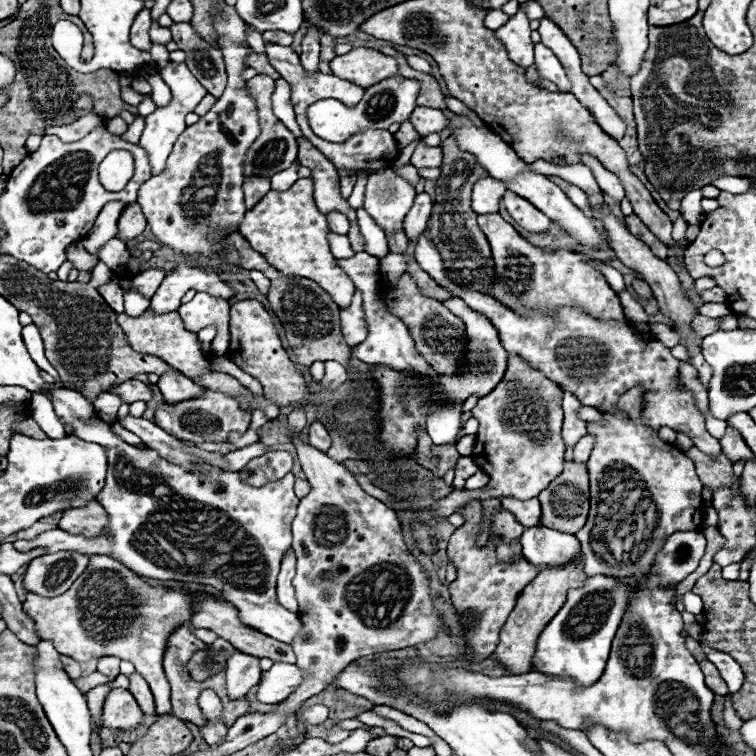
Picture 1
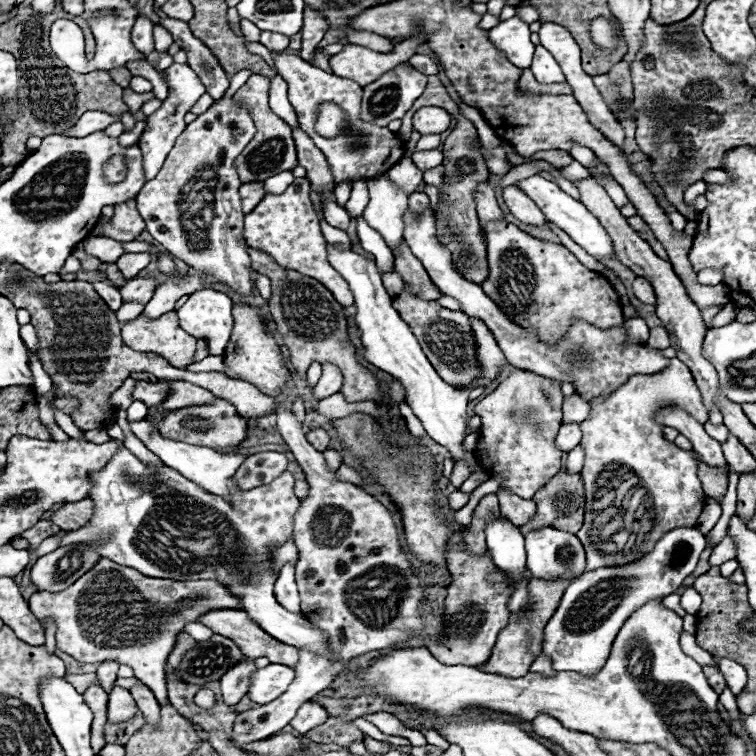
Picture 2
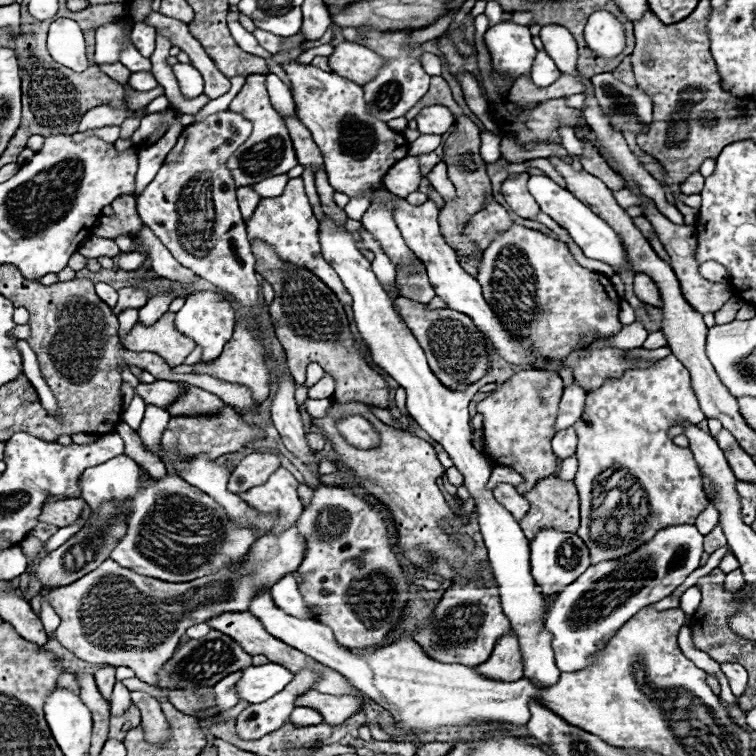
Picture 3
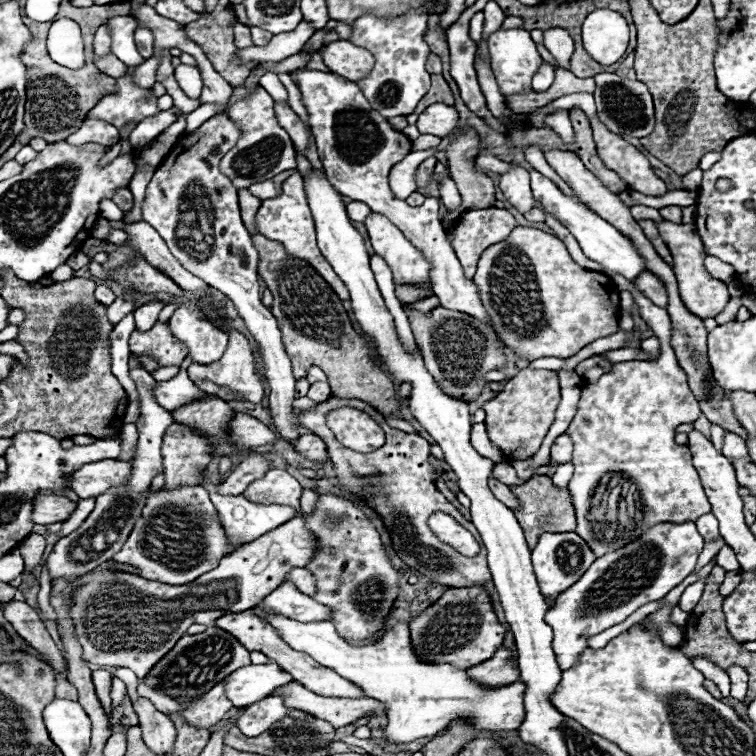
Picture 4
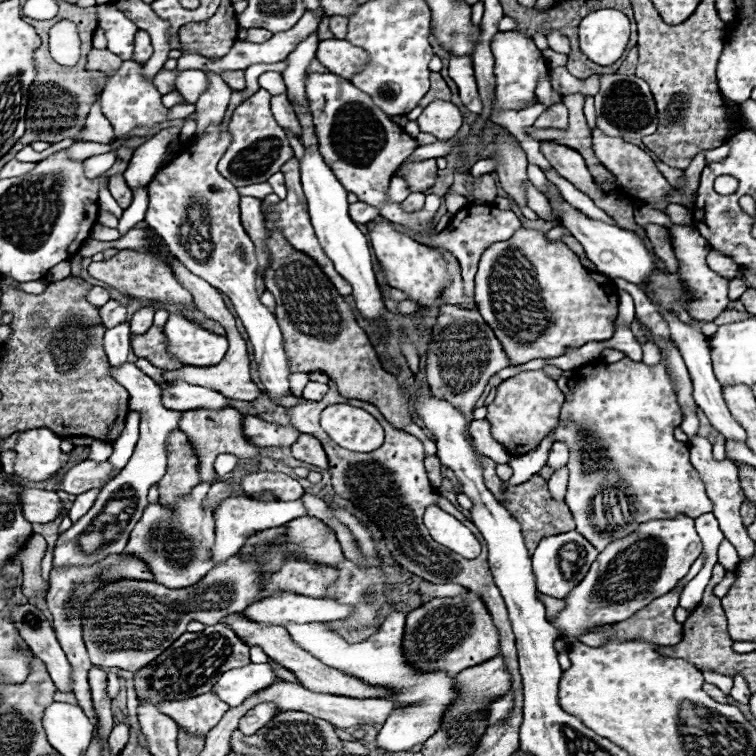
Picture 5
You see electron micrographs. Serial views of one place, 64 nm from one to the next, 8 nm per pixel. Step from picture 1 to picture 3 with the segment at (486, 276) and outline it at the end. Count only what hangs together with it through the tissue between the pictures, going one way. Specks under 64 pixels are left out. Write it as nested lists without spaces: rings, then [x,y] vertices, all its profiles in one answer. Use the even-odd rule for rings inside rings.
[[[432,76],[432,82],[430,82],[430,90],[410,109],[405,115],[405,118],[409,122],[419,114],[422,108],[431,105],[443,105],[448,106],[456,118],[456,126],[454,130],[450,132],[450,138],[446,140],[444,144],[444,162],[448,166],[448,178],[450,182],[454,184],[456,188],[456,198],[450,200],[450,202],[444,202],[444,206],[440,208],[440,216],[438,216],[438,222],[440,222],[440,232],[444,234],[444,240],[456,250],[458,254],[458,262],[462,264],[462,268],[476,278],[478,274],[478,266],[480,266],[480,260],[482,260],[482,250],[476,250],[476,246],[472,244],[472,240],[464,234],[464,226],[472,220],[472,214],[476,214],[480,208],[484,208],[484,198],[486,194],[492,192],[490,188],[490,180],[488,180],[488,174],[486,174],[486,164],[480,156],[480,130],[478,126],[468,118],[464,116],[462,108],[454,102],[452,98],[452,92],[448,88],[448,84],[440,78],[440,76]],[[474,246],[474,248],[472,248]],[[470,248],[470,250],[468,250]],[[474,250],[474,256],[472,258],[466,258],[462,254],[470,254]]]

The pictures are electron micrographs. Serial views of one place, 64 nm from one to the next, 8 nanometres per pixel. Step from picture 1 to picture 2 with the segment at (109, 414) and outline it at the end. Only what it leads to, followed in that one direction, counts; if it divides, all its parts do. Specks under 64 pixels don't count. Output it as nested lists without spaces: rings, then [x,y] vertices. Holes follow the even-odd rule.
[[[128,378],[128,380],[122,384],[122,388],[116,390],[116,392],[112,394],[112,398],[110,398],[110,402],[112,402],[112,410],[116,410],[116,408],[124,408],[124,410],[126,410],[126,408],[132,404],[130,392],[132,392],[132,388],[134,388],[134,382],[136,382],[136,380]]]

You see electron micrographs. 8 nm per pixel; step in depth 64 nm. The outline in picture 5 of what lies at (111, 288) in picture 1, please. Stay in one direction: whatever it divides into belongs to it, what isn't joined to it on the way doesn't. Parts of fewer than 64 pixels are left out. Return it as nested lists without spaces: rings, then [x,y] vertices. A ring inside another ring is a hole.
[[[94,286],[88,296],[88,302],[92,302],[94,306],[104,306],[104,302],[108,302],[108,300],[110,300],[109,291],[100,286]]]

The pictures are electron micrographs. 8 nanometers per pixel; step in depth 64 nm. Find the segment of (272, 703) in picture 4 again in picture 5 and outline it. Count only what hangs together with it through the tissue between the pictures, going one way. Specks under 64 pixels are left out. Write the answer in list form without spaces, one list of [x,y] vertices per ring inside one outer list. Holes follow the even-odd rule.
[[[260,704],[260,706],[254,706],[252,710],[248,710],[248,714],[244,714],[244,718],[240,718],[240,730],[246,734],[246,736],[252,736],[256,734],[260,728],[264,728],[274,716],[278,716],[282,710],[278,710],[276,706],[270,704]]]

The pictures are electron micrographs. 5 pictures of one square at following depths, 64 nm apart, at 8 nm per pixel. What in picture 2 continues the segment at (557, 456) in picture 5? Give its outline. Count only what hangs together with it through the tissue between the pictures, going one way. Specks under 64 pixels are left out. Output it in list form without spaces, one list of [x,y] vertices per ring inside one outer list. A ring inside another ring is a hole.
[[[562,424],[558,438],[556,438],[556,444],[562,452],[570,452],[572,448],[576,448],[580,444],[580,438],[582,438],[580,424]]]

